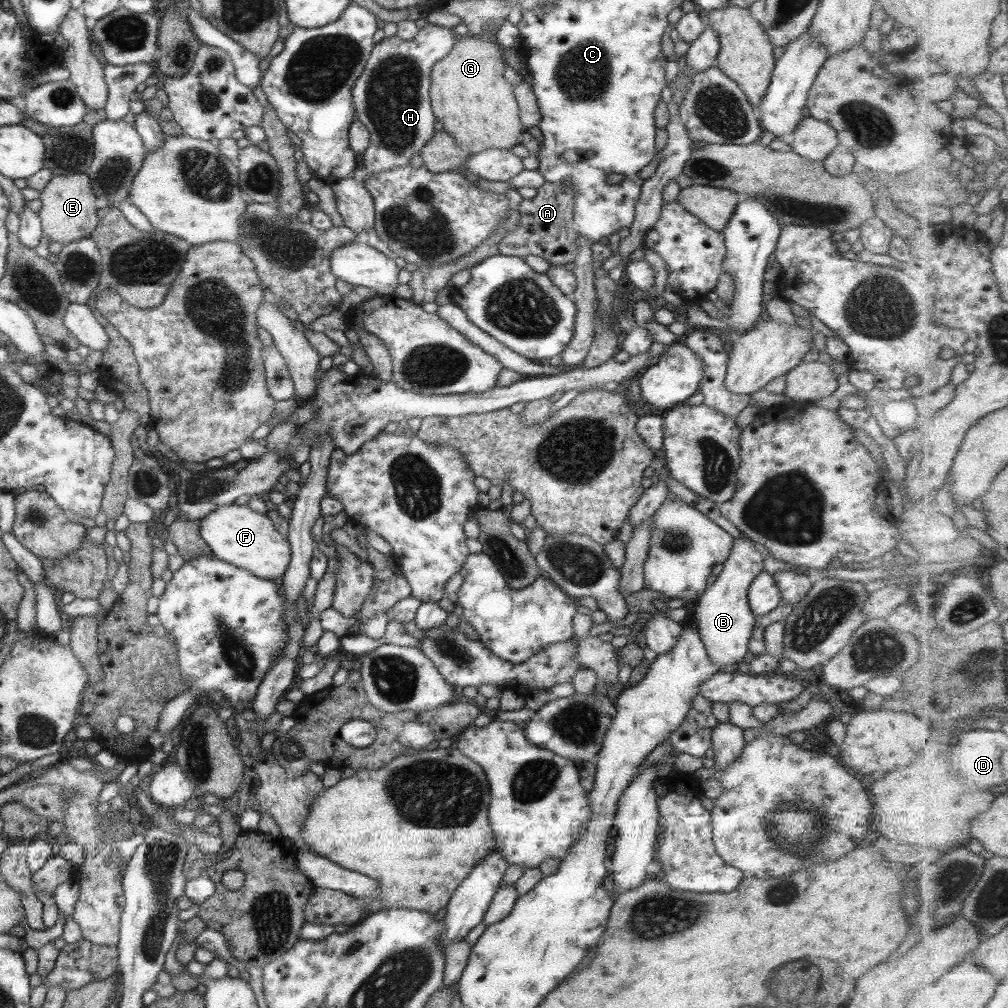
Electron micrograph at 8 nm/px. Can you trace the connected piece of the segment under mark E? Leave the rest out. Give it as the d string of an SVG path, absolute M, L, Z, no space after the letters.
M86 173L69 176L54 176L39 194L41 207L38 210L42 234L50 242L70 243L80 238L87 238L97 226L95 196Z

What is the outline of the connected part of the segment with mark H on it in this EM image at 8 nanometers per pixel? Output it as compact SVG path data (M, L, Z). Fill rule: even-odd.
M428 23L418 28L417 34L411 40L401 40L393 35L389 38L383 37L374 44L363 70L351 89L354 119L361 122L369 133L370 143L367 148L363 149L361 156L363 173L375 174L375 172L383 172L387 168L399 168L403 164L409 164L409 158L415 152L419 152L423 144L436 132L433 129L436 119L432 113L428 95L430 70L438 60L447 55L456 38L457 35L453 29Z

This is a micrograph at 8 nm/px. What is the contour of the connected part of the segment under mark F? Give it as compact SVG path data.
M231 503L208 512L207 516L203 516L197 523L199 537L217 559L270 581L285 572L291 558L289 543L275 530L266 514L253 512L247 505Z

